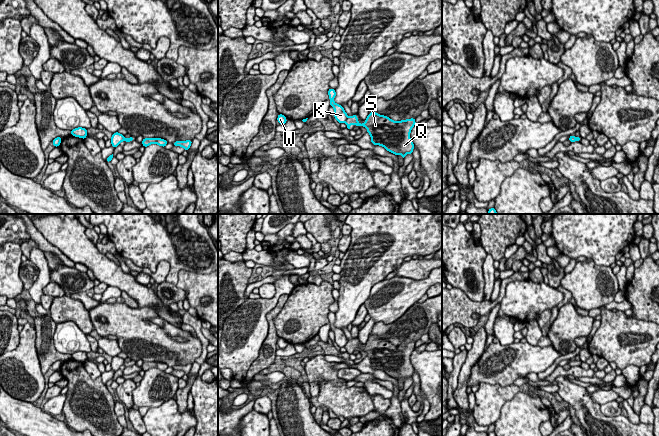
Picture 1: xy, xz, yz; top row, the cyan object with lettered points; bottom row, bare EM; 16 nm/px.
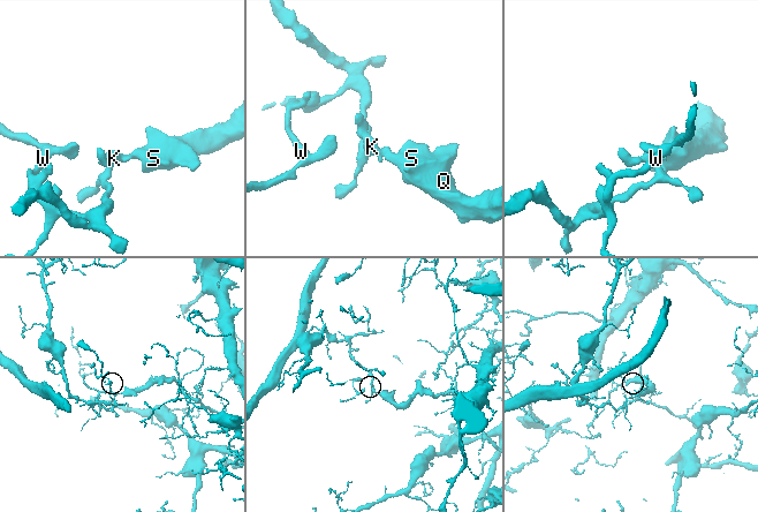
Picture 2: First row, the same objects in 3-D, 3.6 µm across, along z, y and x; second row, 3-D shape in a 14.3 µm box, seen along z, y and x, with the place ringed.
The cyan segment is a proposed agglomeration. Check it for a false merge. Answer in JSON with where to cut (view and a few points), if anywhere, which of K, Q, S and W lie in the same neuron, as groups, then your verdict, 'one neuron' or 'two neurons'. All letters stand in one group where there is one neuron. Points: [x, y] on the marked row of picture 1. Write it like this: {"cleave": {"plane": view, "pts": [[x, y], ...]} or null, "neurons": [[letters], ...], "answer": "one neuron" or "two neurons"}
{"cleave": {"plane": "xz", "pts": [[348, 117], [345, 122]]}, "neurons": [["K", "W"], ["Q", "S"]], "answer": "two neurons"}

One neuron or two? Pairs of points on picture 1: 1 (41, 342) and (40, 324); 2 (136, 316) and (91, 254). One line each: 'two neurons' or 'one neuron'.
1: one neuron
2: two neurons

